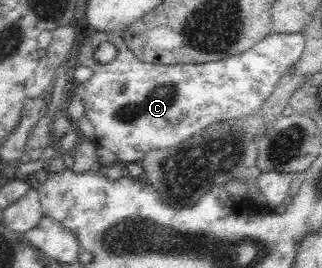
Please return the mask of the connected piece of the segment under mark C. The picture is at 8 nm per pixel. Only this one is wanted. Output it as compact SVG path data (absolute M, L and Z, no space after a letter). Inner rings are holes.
M90 32L79 38L73 56L78 64L92 68L92 77L86 82L74 81L76 98L85 103L85 114L93 124L93 140L96 147L108 148L117 156L122 165L140 162L148 151L176 146L194 134L198 134L213 122L237 119L255 113L270 94L274 94L276 84L286 70L295 63L304 50L303 32L278 34L271 32L266 38L255 44L250 50L234 54L214 62L174 63L161 65L138 60L126 46L122 36L114 32ZM102 42L116 45L116 58L102 64L94 58L94 49Z

